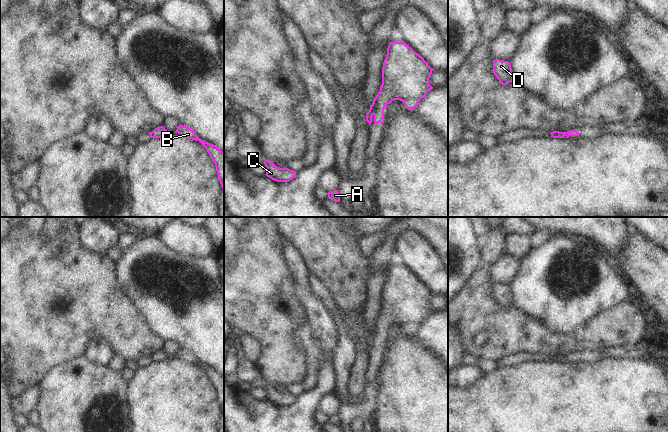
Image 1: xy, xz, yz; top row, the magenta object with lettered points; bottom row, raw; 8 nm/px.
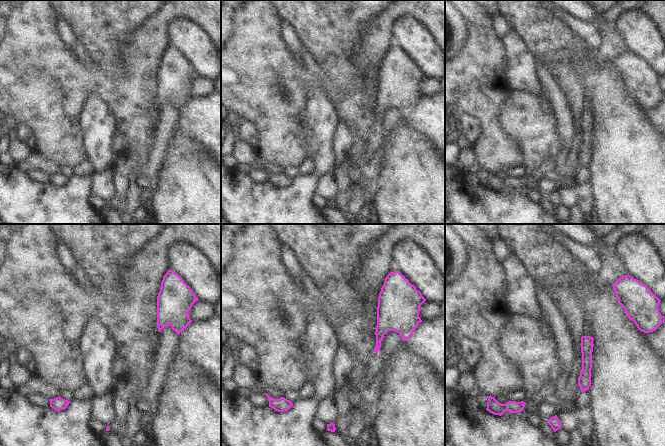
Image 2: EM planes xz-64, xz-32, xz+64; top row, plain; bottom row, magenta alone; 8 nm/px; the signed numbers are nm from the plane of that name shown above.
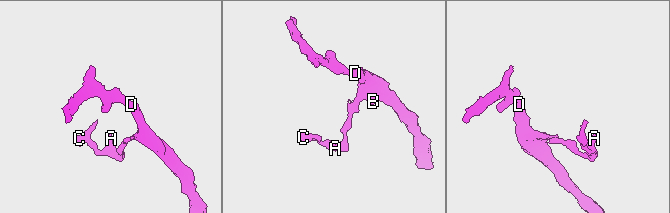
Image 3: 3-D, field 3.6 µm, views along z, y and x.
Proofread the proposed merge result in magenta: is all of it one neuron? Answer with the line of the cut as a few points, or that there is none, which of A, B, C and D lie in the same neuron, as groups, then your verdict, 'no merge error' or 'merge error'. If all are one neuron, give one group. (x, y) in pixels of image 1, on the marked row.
xz (376, 97), (376, 107), (373, 114) | A C / B D | merge error

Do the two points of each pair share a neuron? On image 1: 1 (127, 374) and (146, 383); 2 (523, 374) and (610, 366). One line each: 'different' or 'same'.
1: different
2: same

